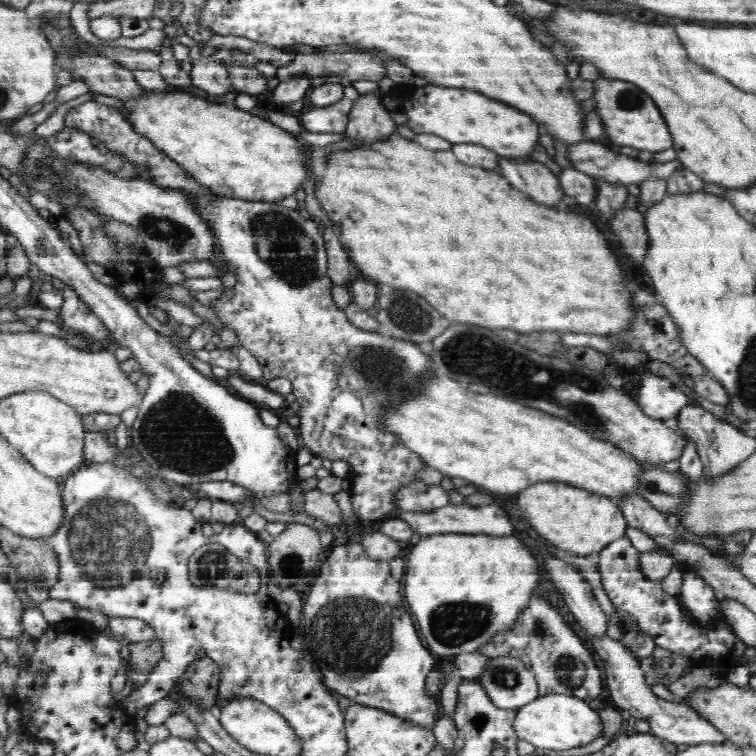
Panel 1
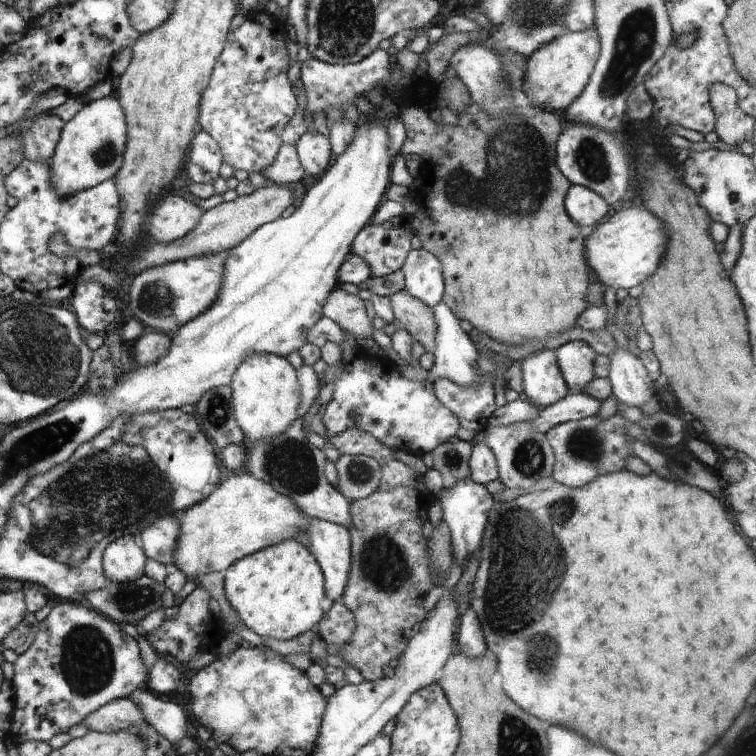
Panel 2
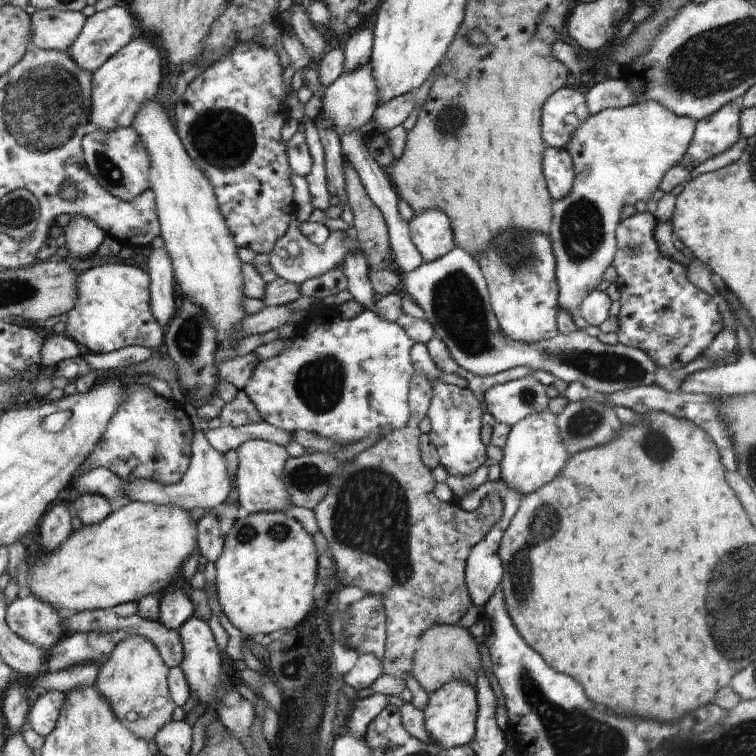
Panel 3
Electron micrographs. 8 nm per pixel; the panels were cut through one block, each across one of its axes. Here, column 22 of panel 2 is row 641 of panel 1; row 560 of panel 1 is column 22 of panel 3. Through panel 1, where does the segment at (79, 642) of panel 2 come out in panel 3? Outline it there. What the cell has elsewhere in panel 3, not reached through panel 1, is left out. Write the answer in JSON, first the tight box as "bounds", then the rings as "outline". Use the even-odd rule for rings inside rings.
{"bounds":[7,592,64,653],"outline":[[[32,592],[11,603],[7,621],[14,634],[46,653],[56,648],[56,642],[64,634],[56,607]]]}

